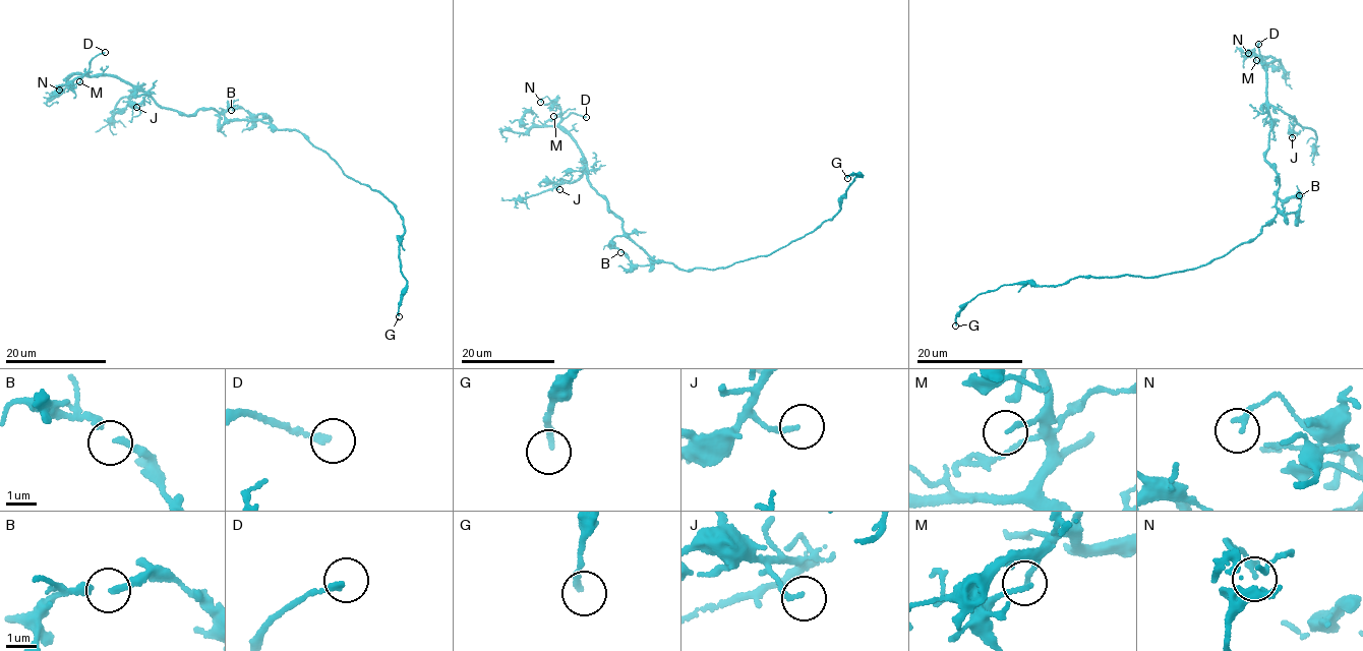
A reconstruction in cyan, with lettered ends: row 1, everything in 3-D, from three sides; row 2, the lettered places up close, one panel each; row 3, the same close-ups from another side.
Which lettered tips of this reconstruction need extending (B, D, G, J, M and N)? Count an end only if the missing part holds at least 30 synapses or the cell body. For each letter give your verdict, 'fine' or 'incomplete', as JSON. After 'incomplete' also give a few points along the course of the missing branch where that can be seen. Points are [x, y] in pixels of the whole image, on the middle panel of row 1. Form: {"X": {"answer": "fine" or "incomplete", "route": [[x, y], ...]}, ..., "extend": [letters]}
{"B": {"answer": "fine"}, "D": {"answer": "incomplete", "route": [[586, 117], [599, 131], [619, 140], [631, 137], [646, 125]]}, "G": {"answer": "fine"}, "J": {"answer": "fine"}, "M": {"answer": "fine"}, "N": {"answer": "fine"}, "extend": ["D"]}

